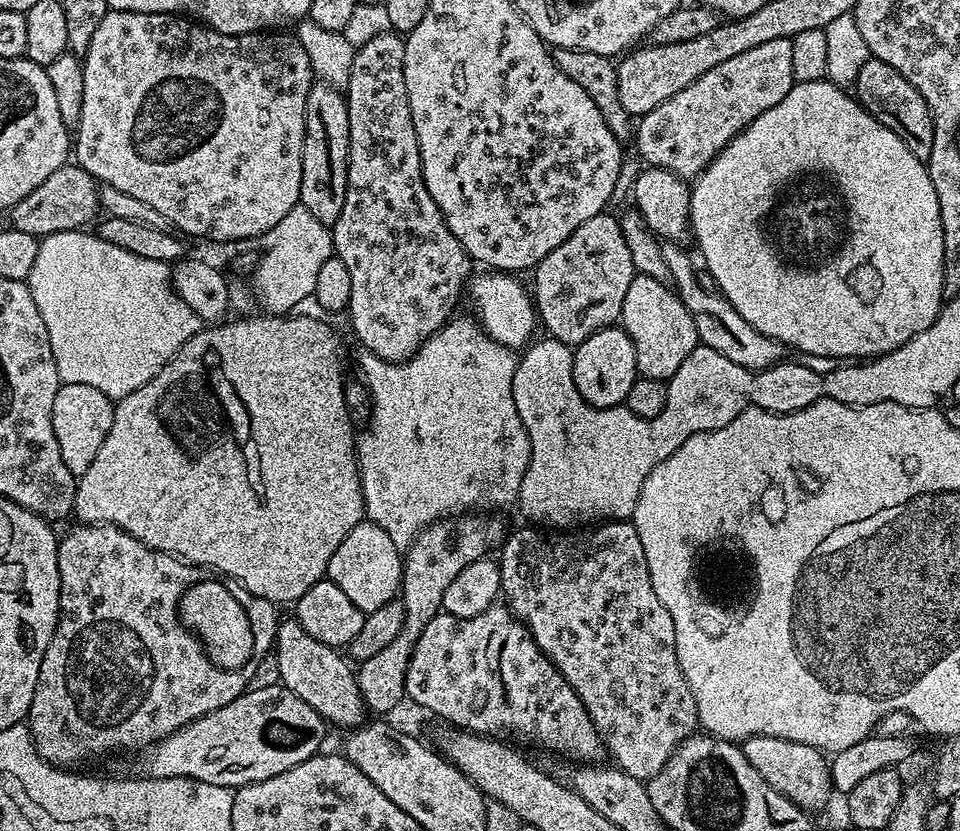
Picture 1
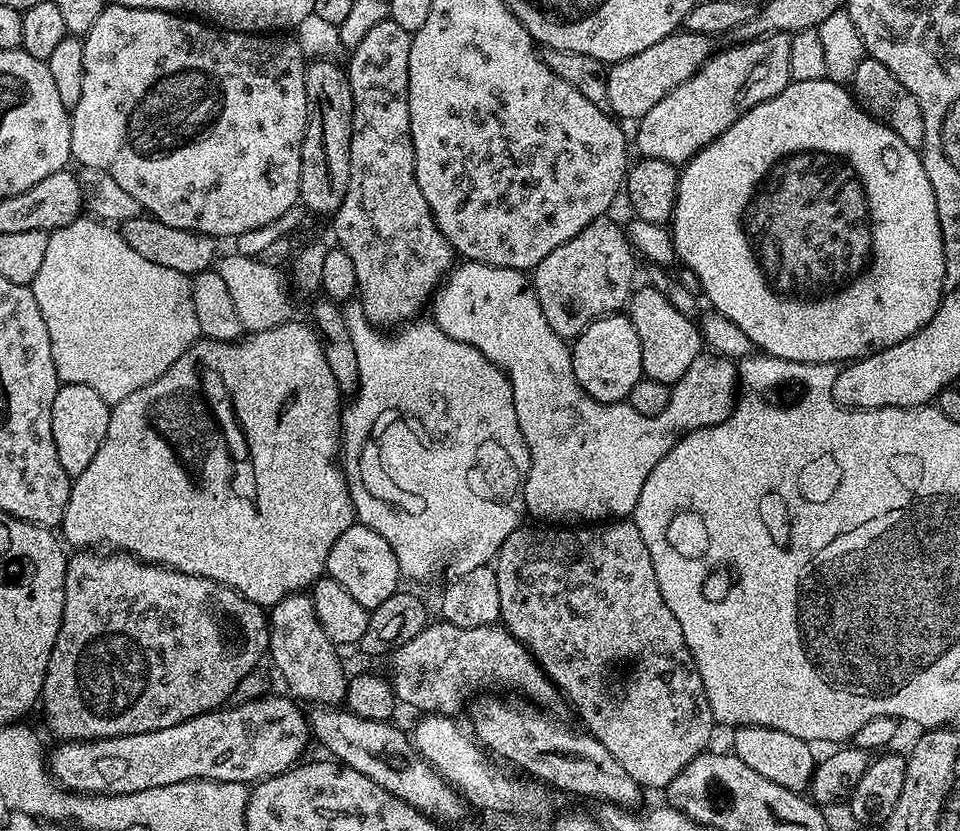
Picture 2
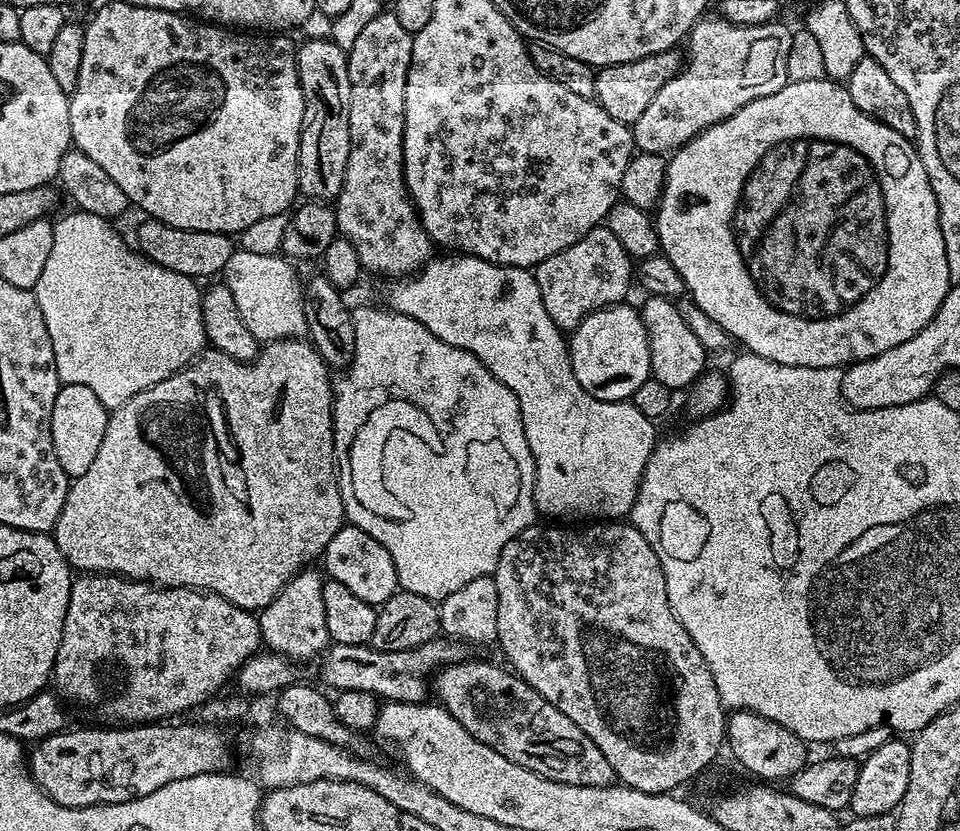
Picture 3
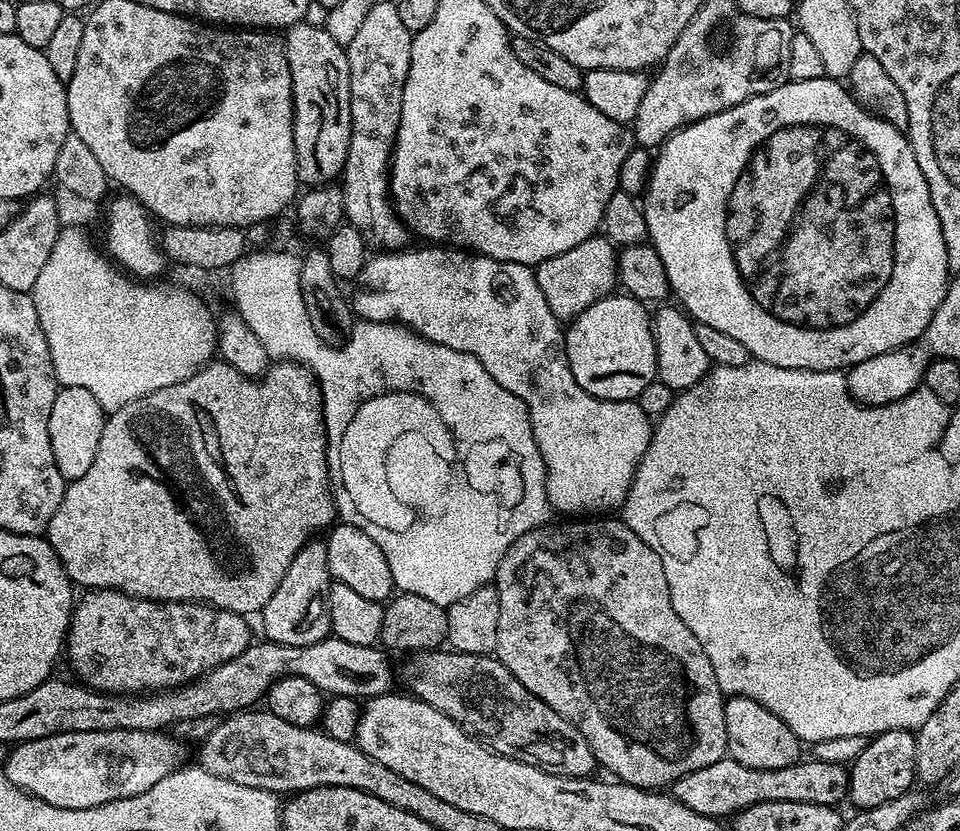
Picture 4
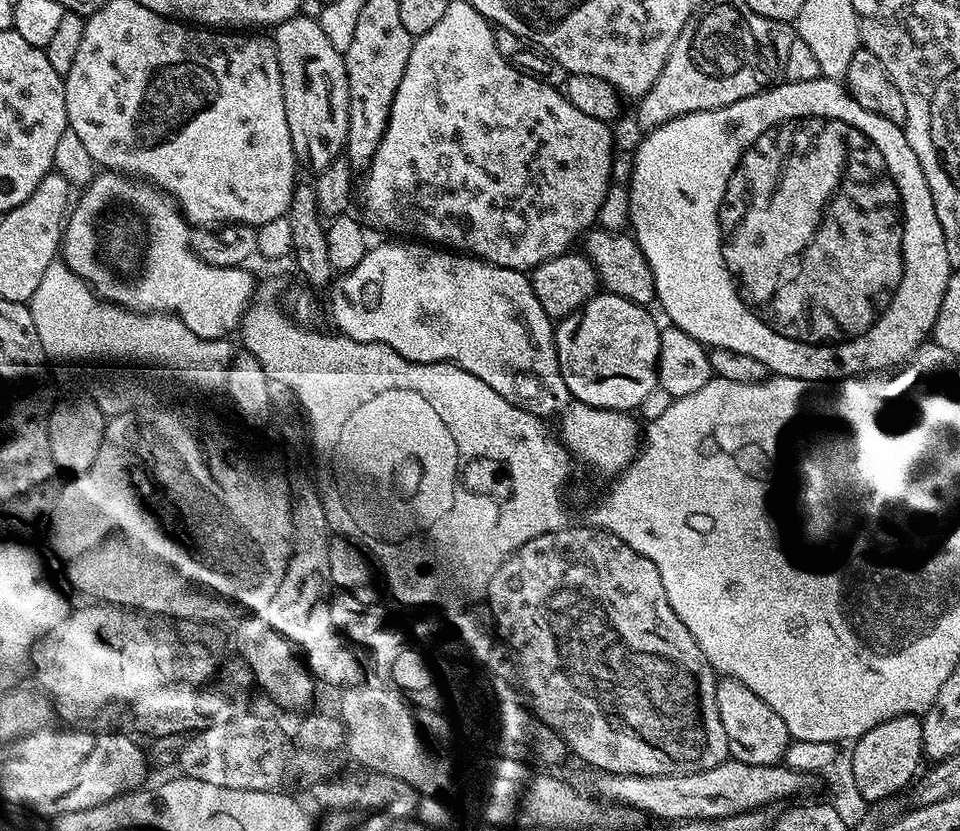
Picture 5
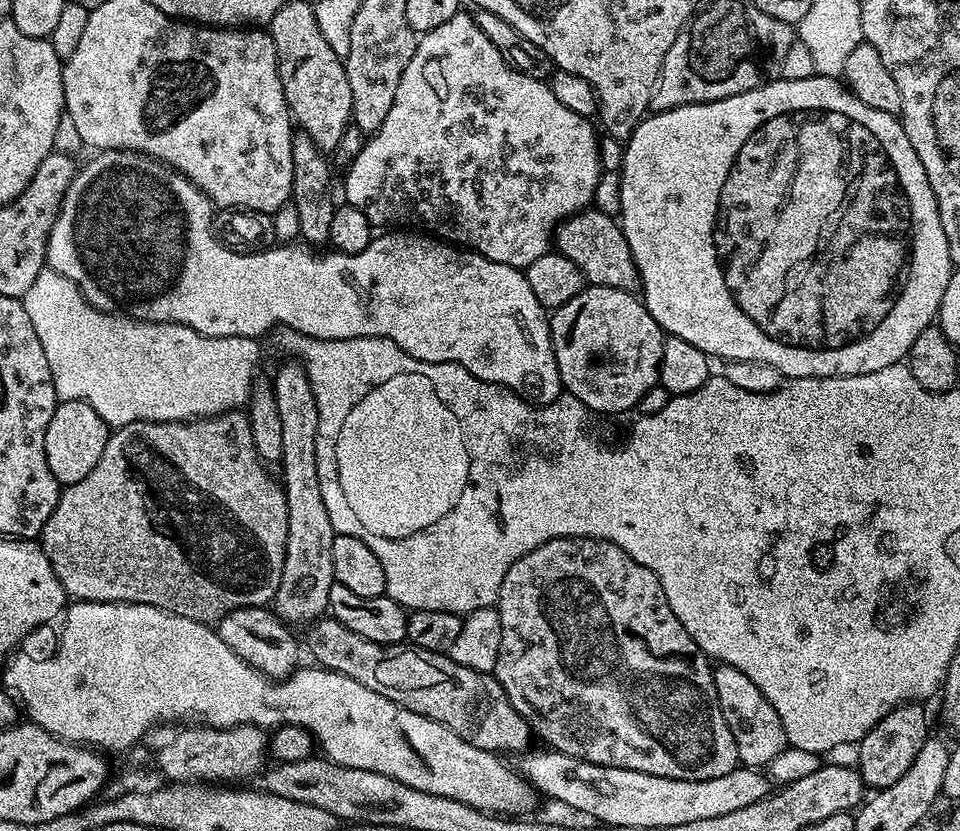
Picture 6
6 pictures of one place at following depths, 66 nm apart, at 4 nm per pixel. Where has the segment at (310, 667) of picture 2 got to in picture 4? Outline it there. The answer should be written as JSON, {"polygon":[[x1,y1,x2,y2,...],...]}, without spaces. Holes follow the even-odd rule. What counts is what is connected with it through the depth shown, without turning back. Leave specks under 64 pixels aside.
{"polygon":[[313,538,294,554,290,570,278,582,278,590,262,609,264,632,269,641,286,646,310,646,319,640,327,640,332,623,328,617,328,589,333,583,330,566,326,562,324,540]]}

